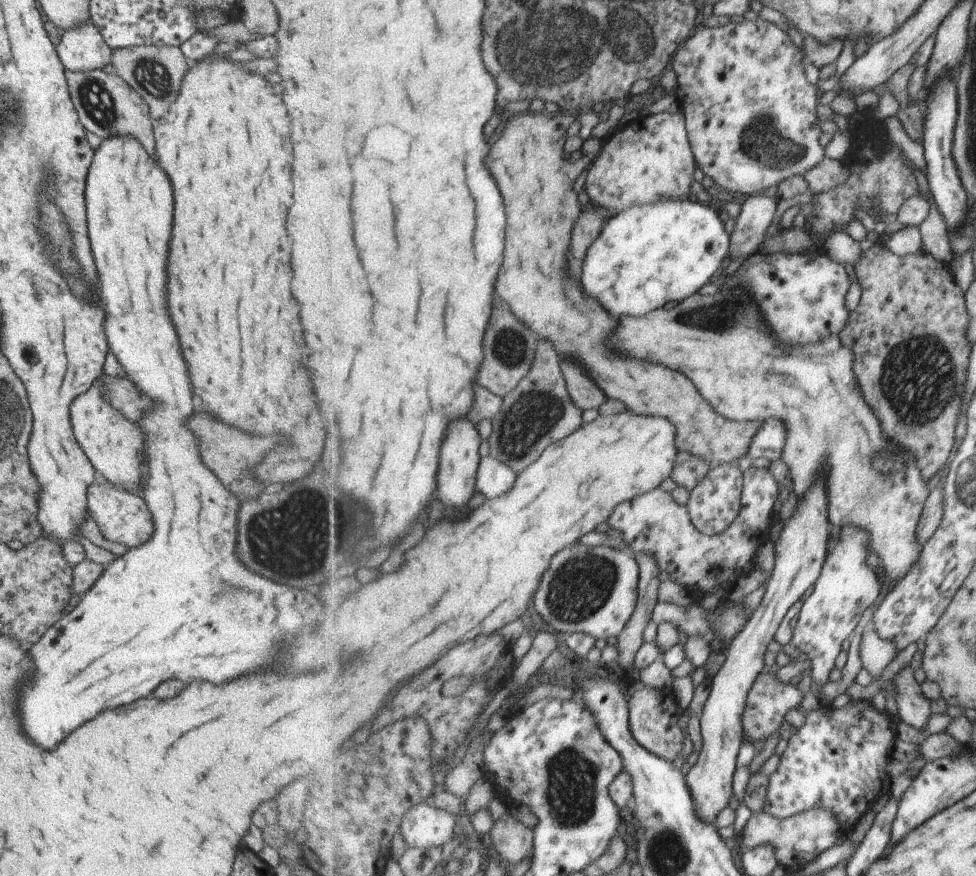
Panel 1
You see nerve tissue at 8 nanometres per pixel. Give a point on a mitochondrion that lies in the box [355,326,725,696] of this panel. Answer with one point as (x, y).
(582, 584)

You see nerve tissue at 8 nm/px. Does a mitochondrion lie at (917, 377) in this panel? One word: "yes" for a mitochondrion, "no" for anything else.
yes

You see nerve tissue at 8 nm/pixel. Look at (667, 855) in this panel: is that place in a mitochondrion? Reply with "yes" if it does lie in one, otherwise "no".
yes

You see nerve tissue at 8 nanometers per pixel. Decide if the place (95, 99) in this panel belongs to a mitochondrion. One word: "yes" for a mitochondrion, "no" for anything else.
yes

